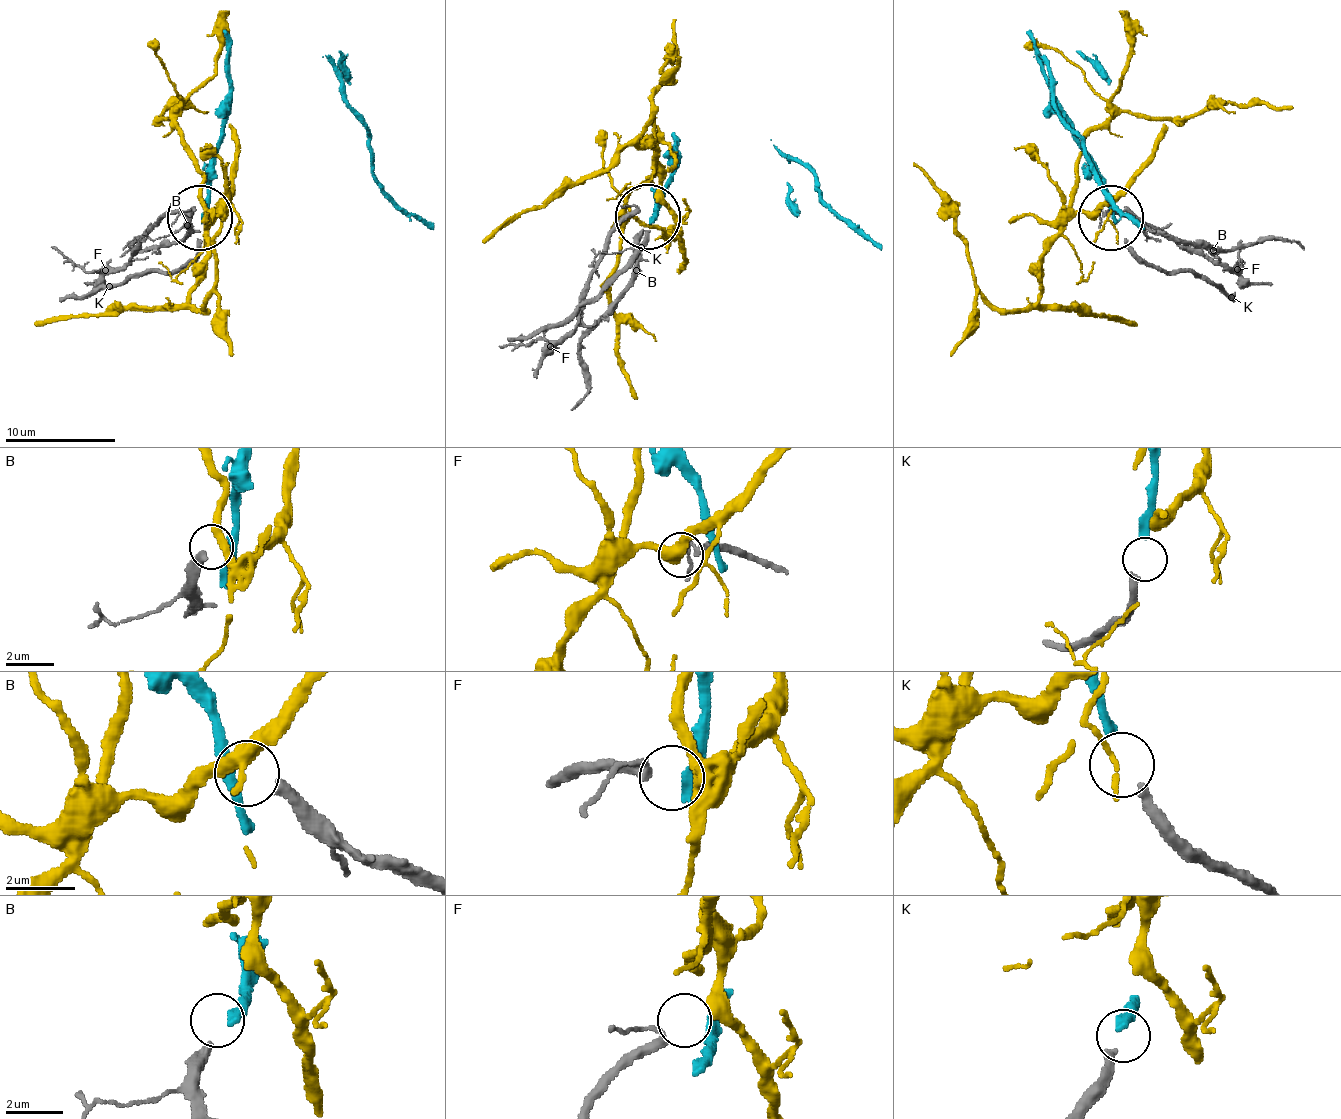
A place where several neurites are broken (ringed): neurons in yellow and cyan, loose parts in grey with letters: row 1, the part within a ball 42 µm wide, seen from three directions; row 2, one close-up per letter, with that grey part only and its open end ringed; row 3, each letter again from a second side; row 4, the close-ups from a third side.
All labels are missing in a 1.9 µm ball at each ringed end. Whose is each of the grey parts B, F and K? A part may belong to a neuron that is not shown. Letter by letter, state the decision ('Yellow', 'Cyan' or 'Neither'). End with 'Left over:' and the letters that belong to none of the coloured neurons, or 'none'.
B: Neither
F: Yellow
K: Cyan
Left over: B

